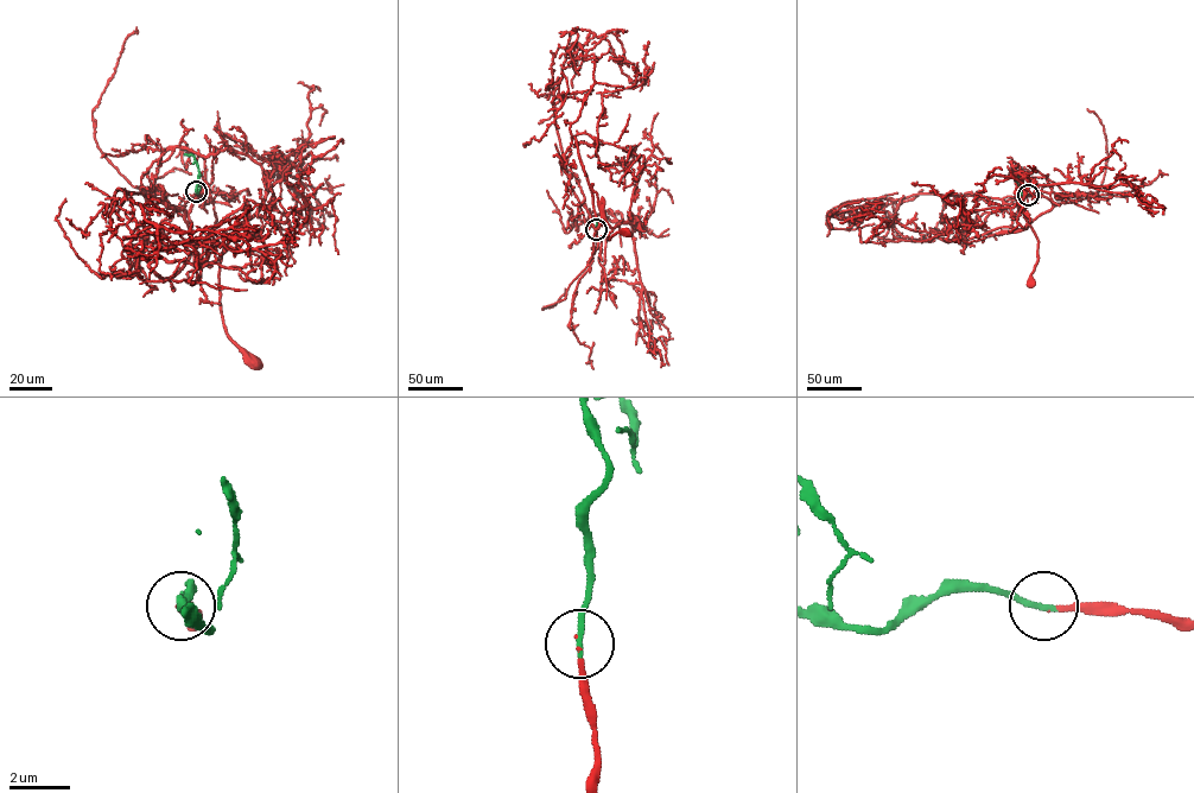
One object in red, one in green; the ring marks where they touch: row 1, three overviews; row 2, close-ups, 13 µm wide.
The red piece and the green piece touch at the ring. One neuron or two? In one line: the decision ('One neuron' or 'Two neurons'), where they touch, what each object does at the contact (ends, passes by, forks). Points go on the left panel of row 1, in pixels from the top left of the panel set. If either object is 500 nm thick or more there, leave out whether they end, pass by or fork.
One neuron. Place: (196, 191). At the ring red ends. At the ring green ends

